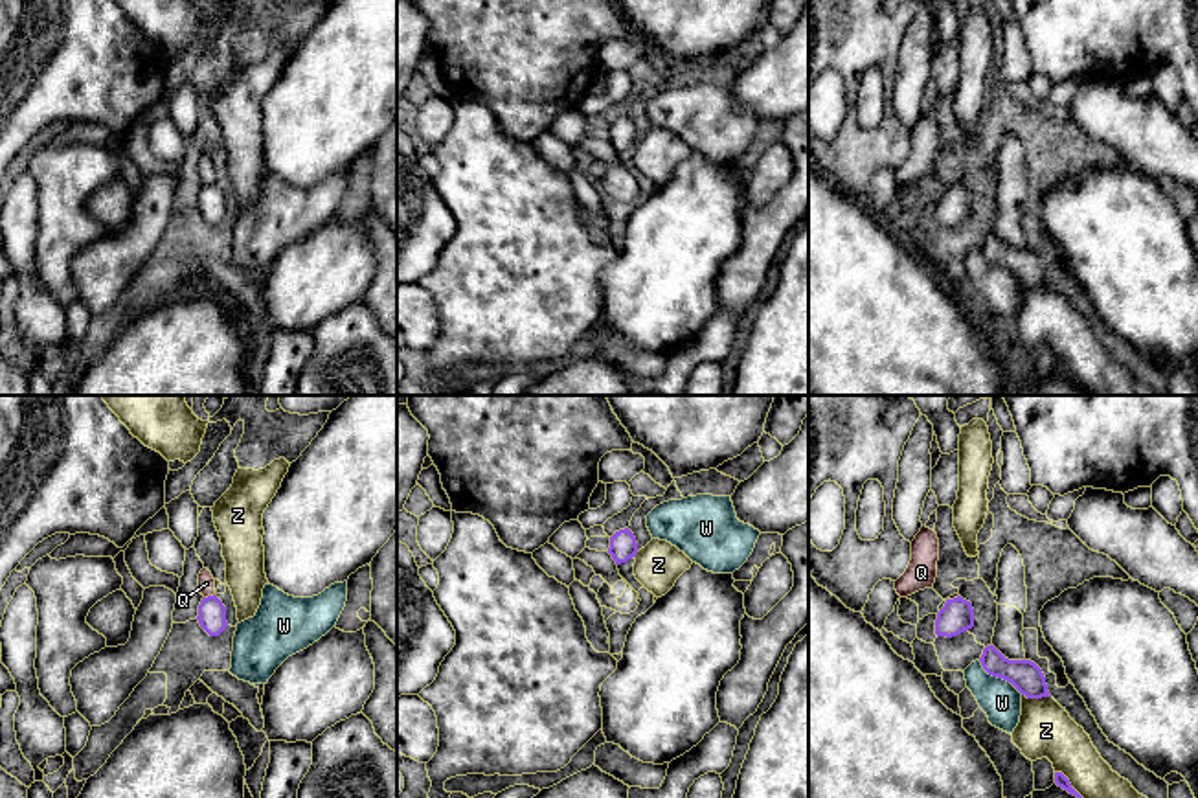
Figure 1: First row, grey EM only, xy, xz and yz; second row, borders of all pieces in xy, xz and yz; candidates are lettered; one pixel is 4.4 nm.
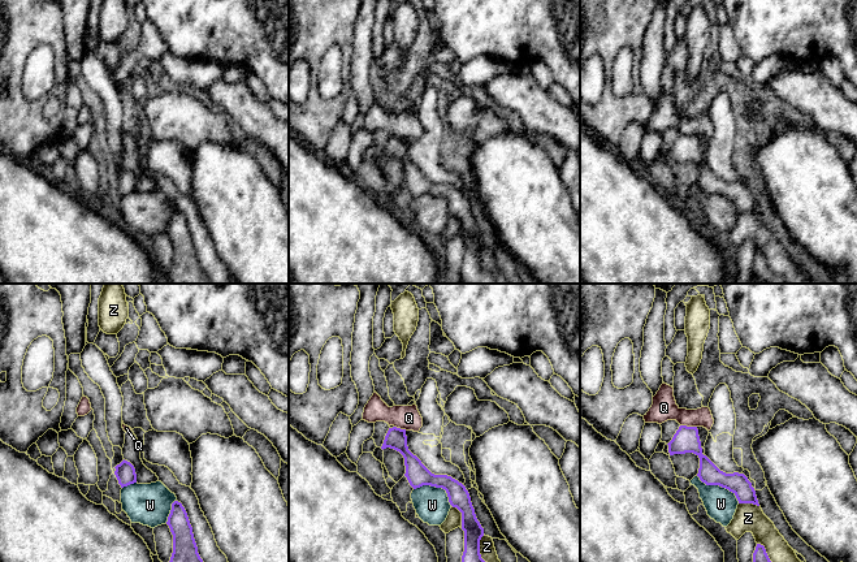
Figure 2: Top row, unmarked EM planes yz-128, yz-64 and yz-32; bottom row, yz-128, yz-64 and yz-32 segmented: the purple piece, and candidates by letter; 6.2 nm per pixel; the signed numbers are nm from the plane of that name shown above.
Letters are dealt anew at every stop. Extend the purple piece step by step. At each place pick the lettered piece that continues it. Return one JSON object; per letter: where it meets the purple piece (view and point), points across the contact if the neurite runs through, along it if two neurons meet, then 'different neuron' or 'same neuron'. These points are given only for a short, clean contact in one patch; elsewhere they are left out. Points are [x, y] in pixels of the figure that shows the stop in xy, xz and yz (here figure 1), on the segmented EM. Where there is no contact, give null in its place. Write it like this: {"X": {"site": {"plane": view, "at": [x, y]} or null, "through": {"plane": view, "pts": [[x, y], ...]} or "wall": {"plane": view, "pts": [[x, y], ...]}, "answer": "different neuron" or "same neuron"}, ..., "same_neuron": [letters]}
{"Q": {"site": {"plane": "xy", "at": [208, 596]}, "wall": {"plane": "xy", "pts": [[214, 592], [204, 598]]}, "answer": "different neuron"}, "W": {"site": {"plane": "yz", "at": [1000, 677]}, "answer": "different neuron"}, "Z": {"site": {"plane": "yz", "at": [1037, 697]}, "answer": "different neuron"}, "same_neuron": []}

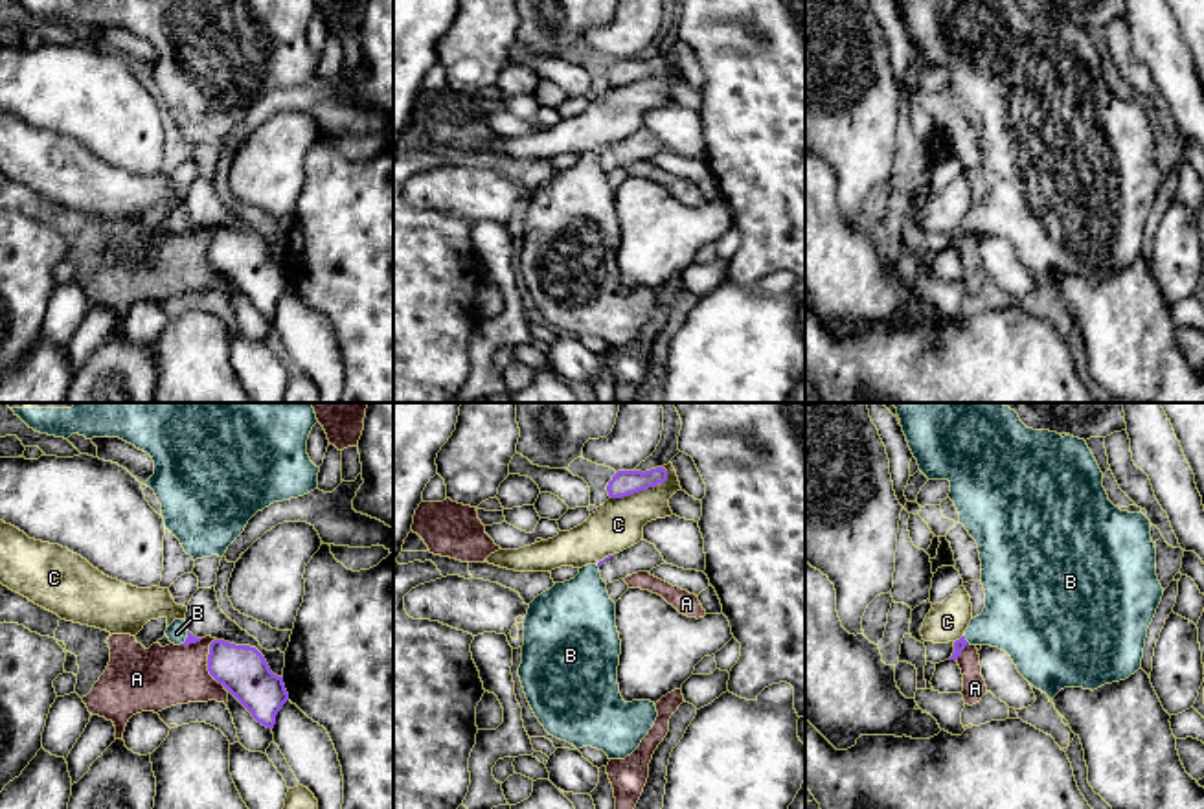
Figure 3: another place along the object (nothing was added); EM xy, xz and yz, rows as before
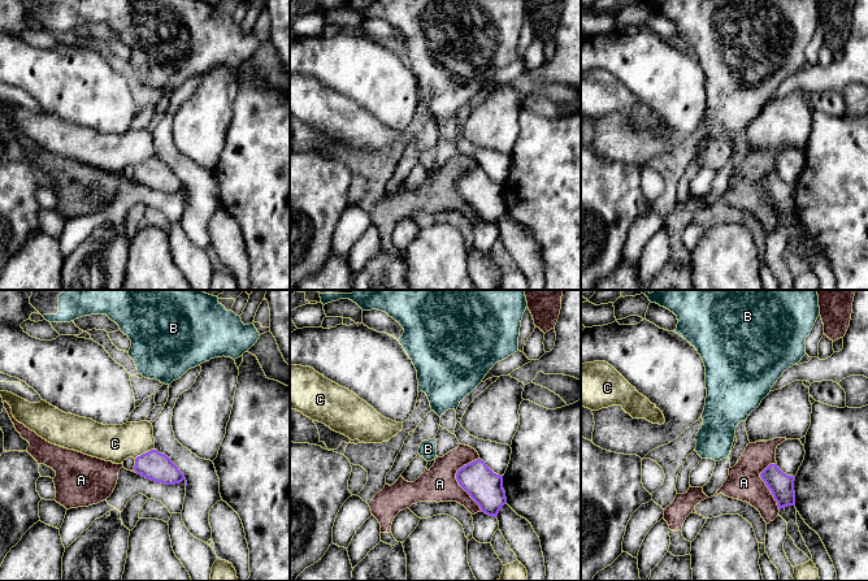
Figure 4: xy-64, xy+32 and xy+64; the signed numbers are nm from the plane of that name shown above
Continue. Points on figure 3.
{"A": {"site": {"plane": "xy", "at": [208, 664]}, "answer": "different neuron"}, "B": {"site": {"plane": "yz", "at": [964, 638]}, "through": {"plane": "yz", "pts": [[960, 644], [964, 638], [1017, 618]]}, "answer": "same neuron"}, "C": {"site": {"plane": "xz", "at": [642, 489]}, "answer": "different neuron"}, "same_neuron": ["B"]}

